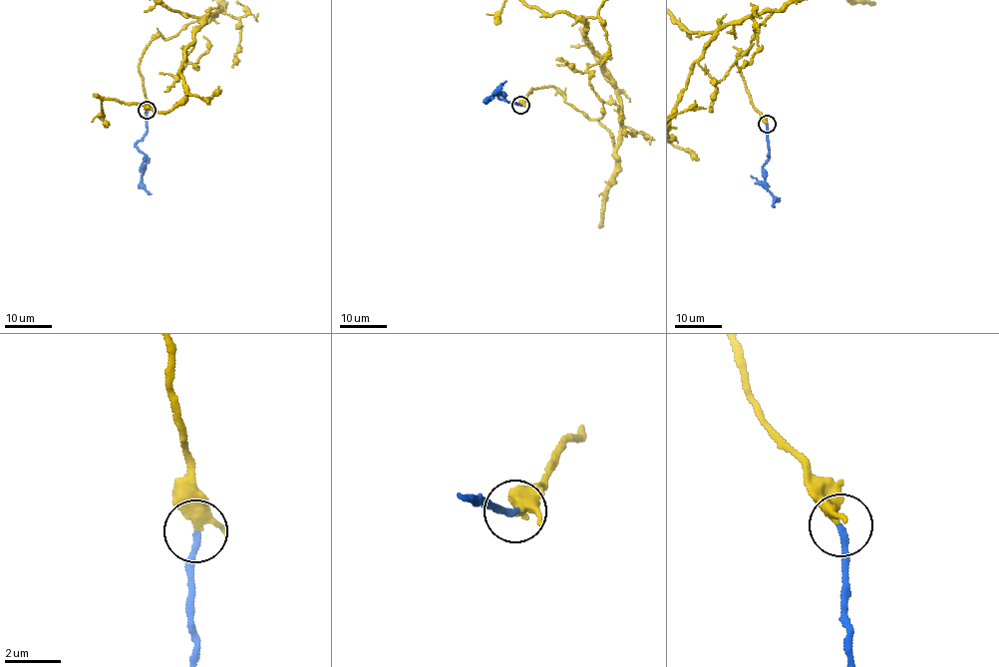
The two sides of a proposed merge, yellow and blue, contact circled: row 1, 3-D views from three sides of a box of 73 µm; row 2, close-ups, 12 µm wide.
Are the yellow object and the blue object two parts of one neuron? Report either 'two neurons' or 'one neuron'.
one neuron

